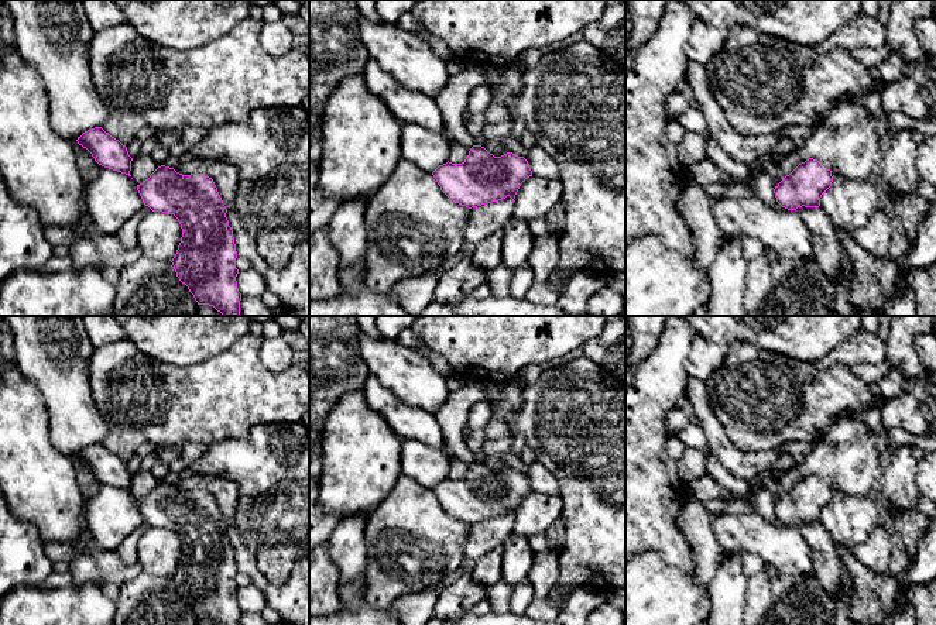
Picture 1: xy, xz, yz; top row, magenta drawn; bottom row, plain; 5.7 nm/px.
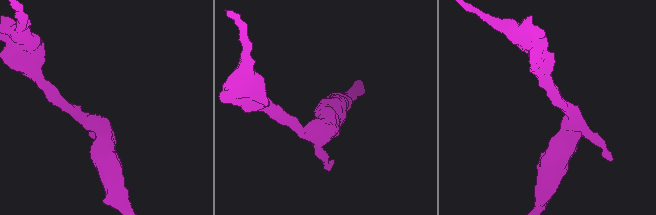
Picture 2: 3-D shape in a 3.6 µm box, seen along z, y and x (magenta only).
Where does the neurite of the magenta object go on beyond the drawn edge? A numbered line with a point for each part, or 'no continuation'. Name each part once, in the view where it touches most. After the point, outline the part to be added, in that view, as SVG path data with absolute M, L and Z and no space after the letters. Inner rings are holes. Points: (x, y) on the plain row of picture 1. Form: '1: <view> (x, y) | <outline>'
no continuation

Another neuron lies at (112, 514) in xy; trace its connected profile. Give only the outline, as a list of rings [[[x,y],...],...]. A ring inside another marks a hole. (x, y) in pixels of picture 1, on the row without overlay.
[[[102,481],[85,506],[85,519],[92,539],[104,550],[116,550],[145,522],[131,492]]]

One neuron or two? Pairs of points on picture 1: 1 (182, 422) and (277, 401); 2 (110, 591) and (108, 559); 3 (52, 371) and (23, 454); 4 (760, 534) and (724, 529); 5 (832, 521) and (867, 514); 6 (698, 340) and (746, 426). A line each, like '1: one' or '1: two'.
1: one
2: two
3: two
4: one
5: one
6: two

